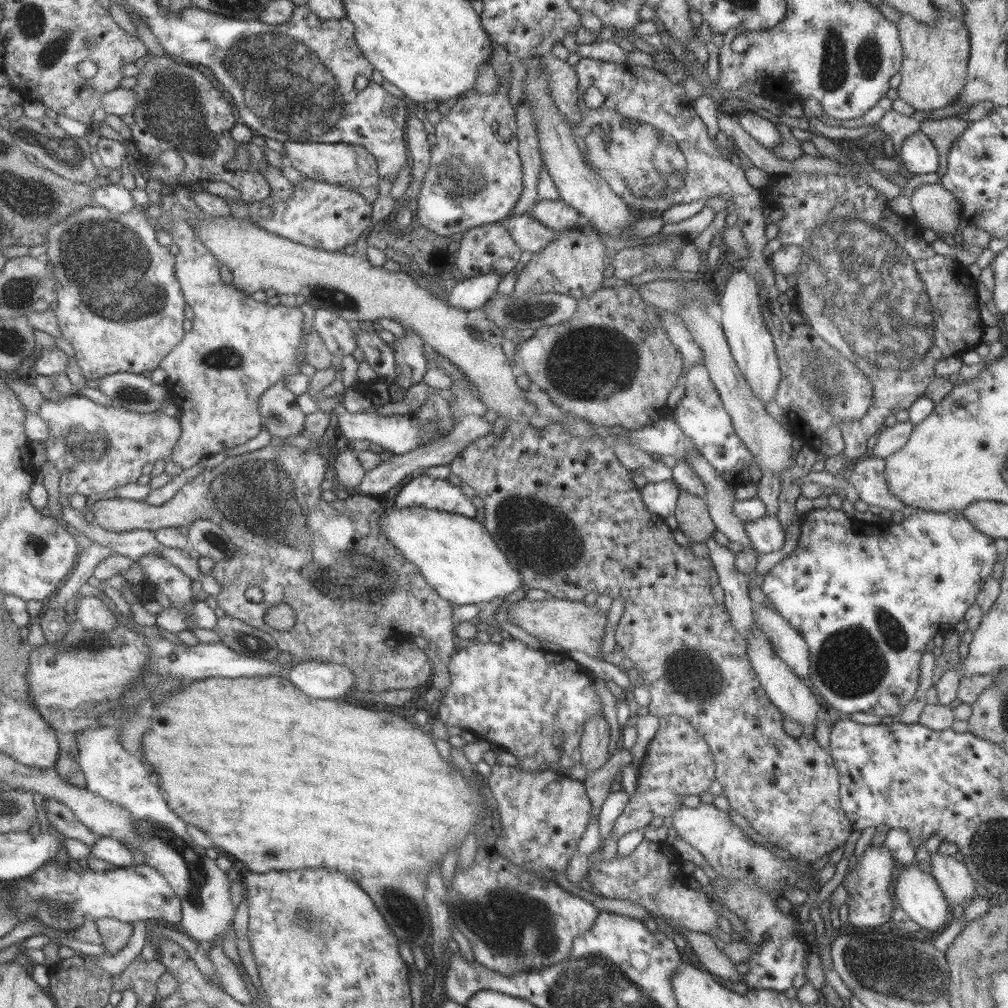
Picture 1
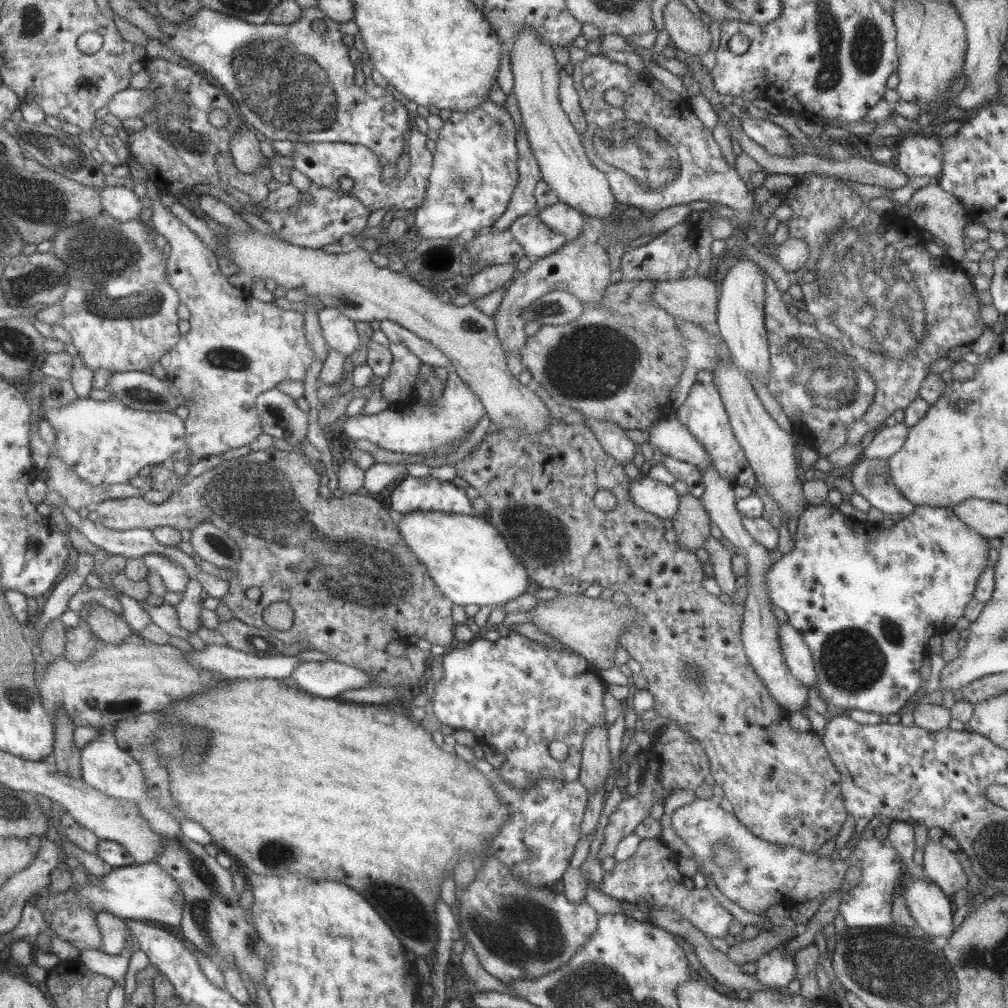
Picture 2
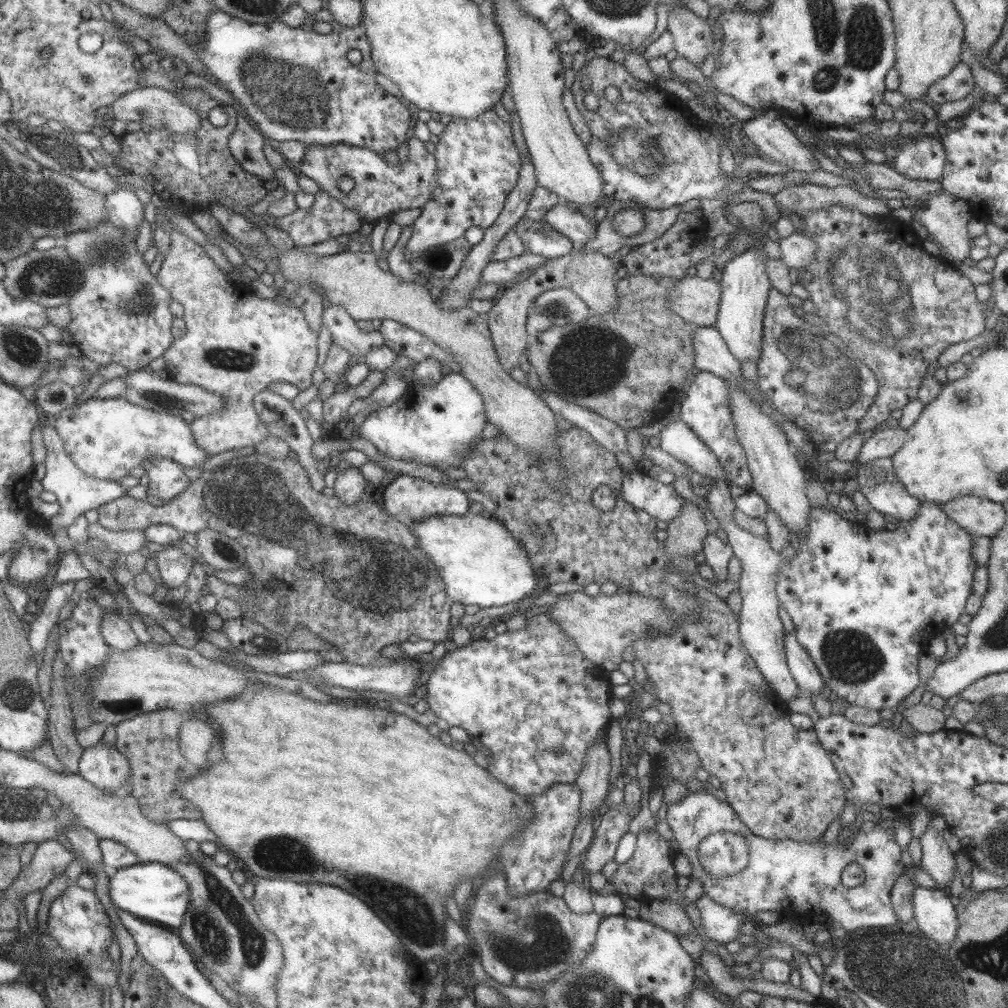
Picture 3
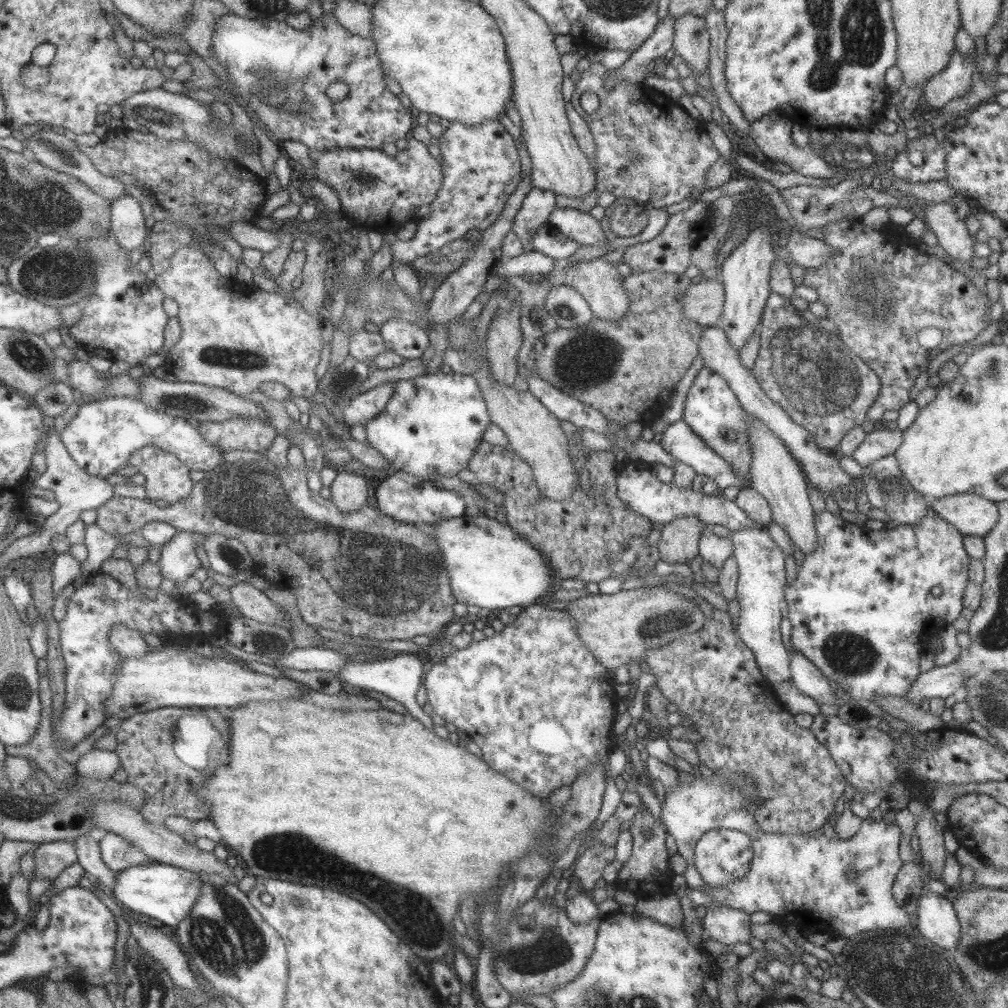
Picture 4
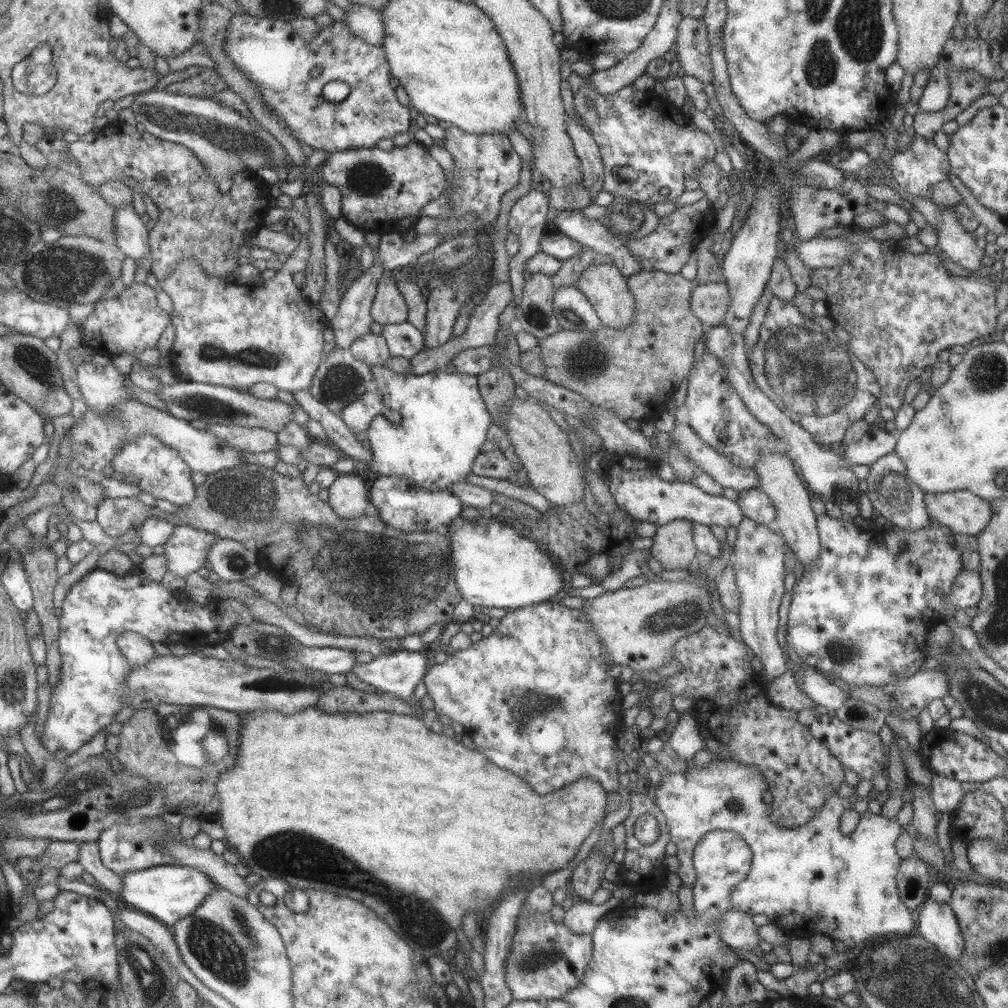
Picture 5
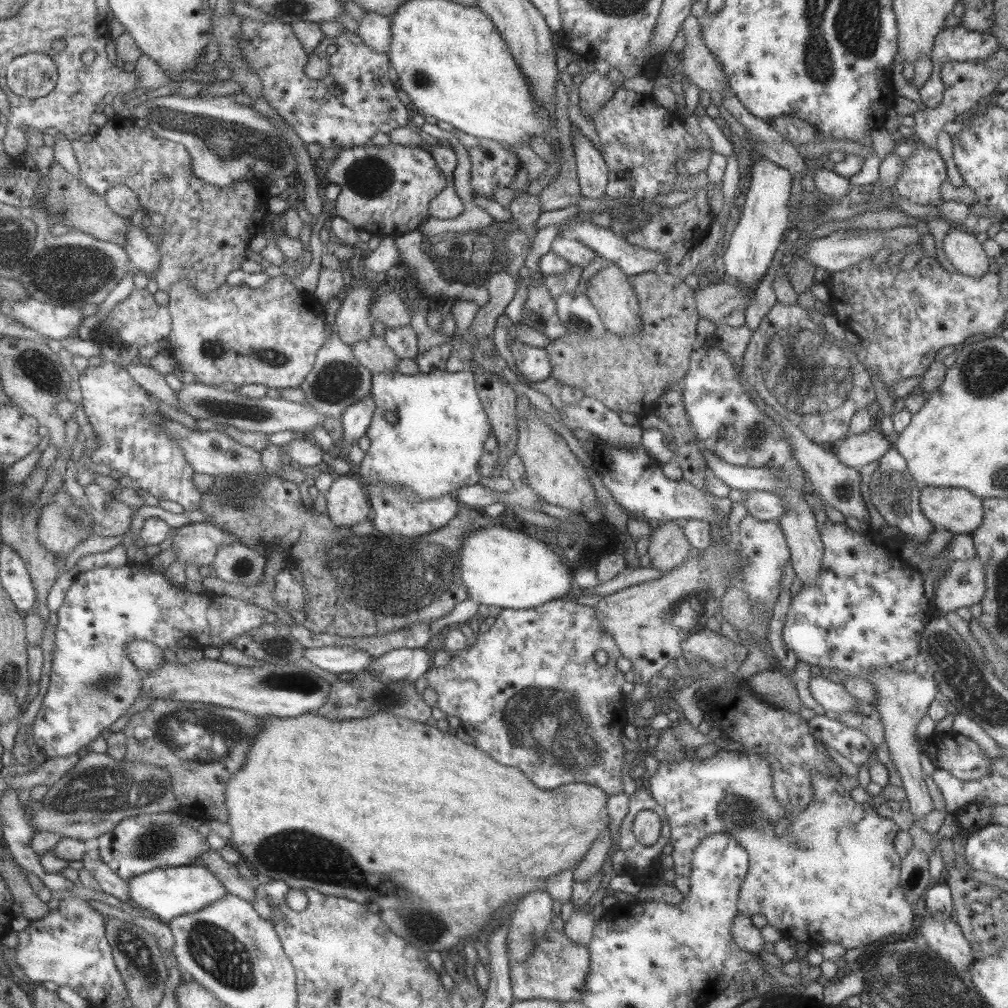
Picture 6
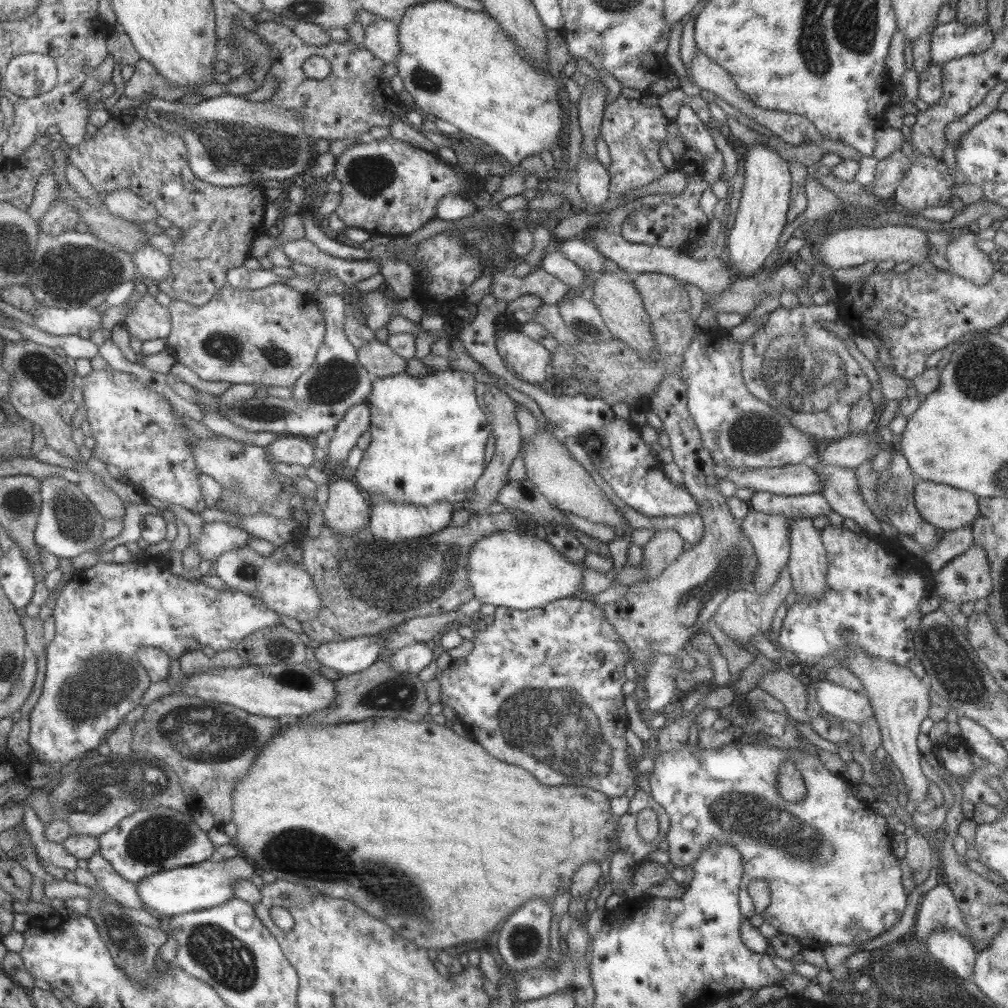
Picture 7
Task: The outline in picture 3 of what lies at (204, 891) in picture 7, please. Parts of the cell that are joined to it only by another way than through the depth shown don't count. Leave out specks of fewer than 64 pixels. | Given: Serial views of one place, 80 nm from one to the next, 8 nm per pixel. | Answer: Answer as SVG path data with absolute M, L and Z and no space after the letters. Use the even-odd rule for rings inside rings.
M157 861L138 863L117 870L113 876L108 877L108 891L112 904L117 908L129 912L138 919L173 928L181 926L190 899L187 881Z

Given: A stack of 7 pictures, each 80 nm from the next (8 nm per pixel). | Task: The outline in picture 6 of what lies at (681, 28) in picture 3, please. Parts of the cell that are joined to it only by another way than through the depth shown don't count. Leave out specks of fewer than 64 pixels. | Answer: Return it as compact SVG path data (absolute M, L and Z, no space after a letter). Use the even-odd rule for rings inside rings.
M689 13L682 22L684 41L684 50L678 54L679 61L682 64L682 73L687 79L695 84L697 88L708 93L711 90L721 93L727 79L724 77L724 71L720 69L714 55L702 43L700 37L700 19Z

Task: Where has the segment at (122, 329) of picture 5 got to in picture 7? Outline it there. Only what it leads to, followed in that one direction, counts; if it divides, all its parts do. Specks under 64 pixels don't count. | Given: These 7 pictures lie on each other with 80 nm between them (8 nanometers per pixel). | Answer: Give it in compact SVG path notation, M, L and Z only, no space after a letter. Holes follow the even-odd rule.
M146 292L131 305L121 325L133 341L165 338L170 333L170 314Z

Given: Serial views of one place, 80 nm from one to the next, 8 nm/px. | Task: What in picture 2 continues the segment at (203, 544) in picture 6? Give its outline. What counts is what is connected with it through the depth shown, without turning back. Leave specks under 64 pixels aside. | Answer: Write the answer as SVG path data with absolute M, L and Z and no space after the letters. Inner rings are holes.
M158 552L144 554L142 560L147 570L159 575L168 596L185 591L189 576L178 562L171 561L168 556Z

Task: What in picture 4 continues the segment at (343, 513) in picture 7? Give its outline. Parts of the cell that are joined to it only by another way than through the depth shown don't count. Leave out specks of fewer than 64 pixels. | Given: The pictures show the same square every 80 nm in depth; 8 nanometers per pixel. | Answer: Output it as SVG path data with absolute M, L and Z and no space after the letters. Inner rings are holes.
M341 471L330 484L330 500L341 512L355 512L366 505L367 478L363 474Z

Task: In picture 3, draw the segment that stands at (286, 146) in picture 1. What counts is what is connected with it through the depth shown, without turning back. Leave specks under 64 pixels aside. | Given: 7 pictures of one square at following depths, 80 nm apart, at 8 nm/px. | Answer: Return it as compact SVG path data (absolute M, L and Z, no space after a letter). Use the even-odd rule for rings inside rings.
M415 137L407 140L405 144L409 149L408 156L411 158L407 166L402 165L405 178L397 178L397 174L395 178L387 178L383 156L379 156L373 150L348 145L307 145L303 150L303 159L293 167L295 172L309 177L317 184L320 191L337 199L361 220L374 224L387 214L392 216L396 210L422 207L433 193L436 176L432 155L425 149L425 144ZM344 176L355 183L349 192L341 192L337 188L339 178Z

